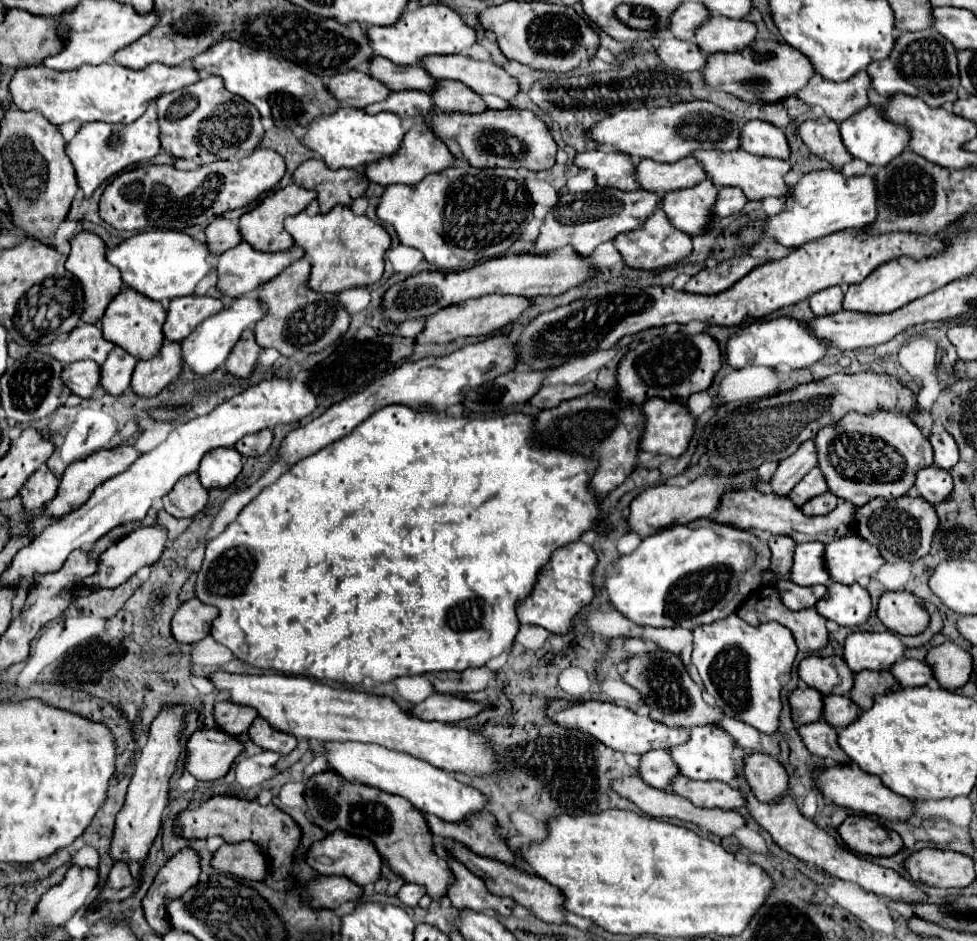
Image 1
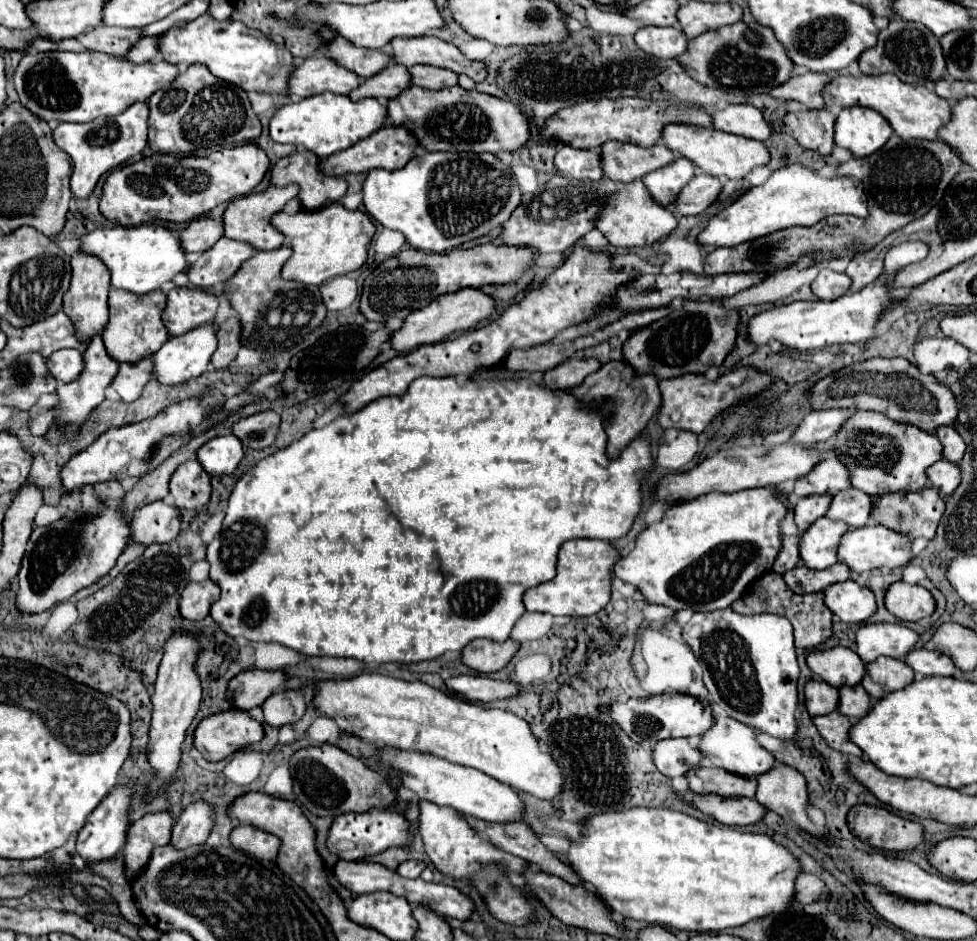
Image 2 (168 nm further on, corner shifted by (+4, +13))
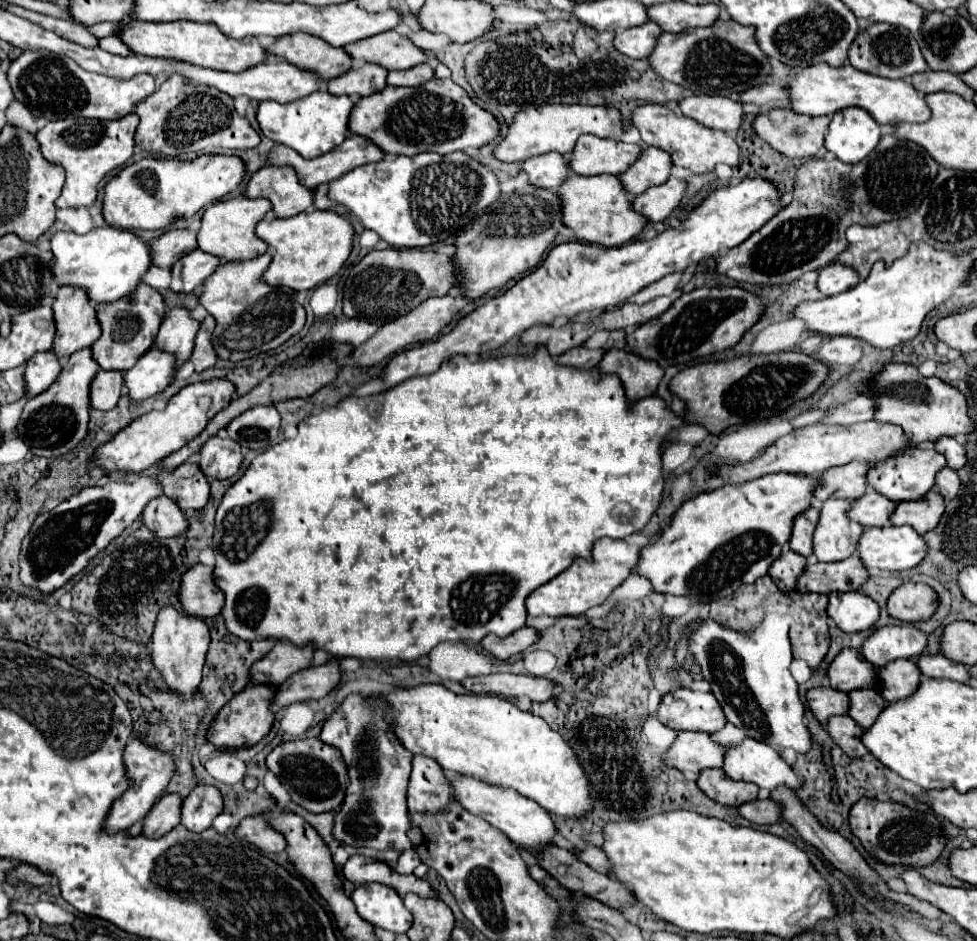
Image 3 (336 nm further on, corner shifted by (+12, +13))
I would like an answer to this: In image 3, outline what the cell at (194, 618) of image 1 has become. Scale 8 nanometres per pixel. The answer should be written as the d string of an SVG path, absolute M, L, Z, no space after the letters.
M197 563L181 577L179 601L187 615L193 617L215 617L225 601L223 591L213 583L211 567Z

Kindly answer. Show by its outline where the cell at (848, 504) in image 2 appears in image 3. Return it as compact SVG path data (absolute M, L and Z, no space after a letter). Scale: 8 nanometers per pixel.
M867 491L851 503L847 517L863 527L883 527L889 525L889 515L893 509L895 501L885 499L877 491Z

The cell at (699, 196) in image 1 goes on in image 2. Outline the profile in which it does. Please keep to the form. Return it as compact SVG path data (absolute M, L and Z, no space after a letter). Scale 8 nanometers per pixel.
M677 157L673 163L669 163L669 167L661 167L649 175L643 177L643 183L649 191L649 195L663 207L669 207L673 203L673 199L677 197L677 193L681 191L681 187L685 187L685 183L689 183L695 177L695 165L685 159L685 157Z

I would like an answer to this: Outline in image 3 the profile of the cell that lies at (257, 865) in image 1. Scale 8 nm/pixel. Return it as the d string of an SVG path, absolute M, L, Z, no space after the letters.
M247 817L235 827L235 837L255 845L263 853L281 853L285 849L285 837L277 833L263 817Z

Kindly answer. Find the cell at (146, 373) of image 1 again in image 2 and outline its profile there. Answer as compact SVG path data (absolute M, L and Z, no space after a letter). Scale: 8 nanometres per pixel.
M151 357L139 361L139 363L119 363L119 371L111 383L111 387L119 393L119 397L127 403L135 401L145 383L151 379L153 373L153 361Z

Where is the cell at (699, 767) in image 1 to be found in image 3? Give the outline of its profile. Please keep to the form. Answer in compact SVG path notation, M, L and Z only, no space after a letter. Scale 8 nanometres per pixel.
M749 737L739 745L729 745L729 749L725 749L723 771L735 781L751 781L767 791L773 791L779 785L787 785L791 789L801 785L801 779L797 779L793 769L783 763L773 747Z

